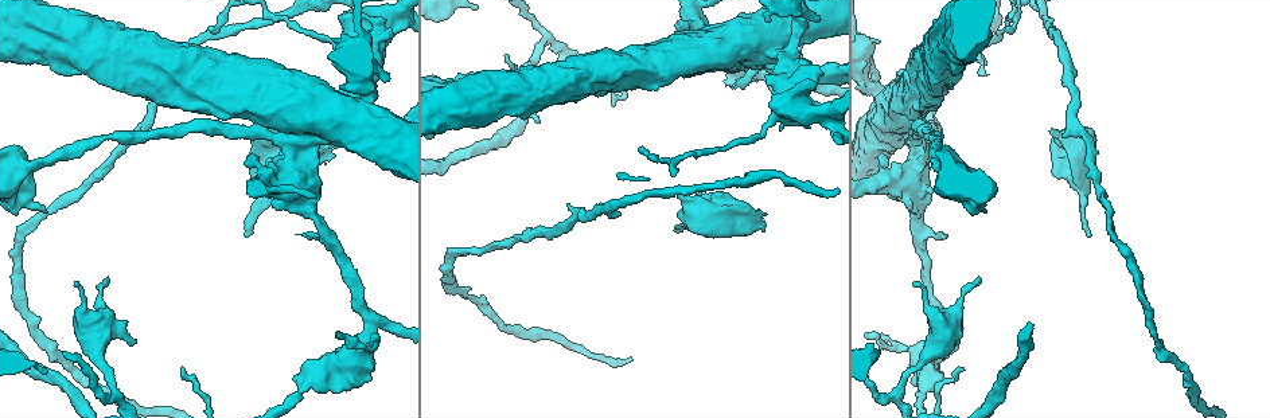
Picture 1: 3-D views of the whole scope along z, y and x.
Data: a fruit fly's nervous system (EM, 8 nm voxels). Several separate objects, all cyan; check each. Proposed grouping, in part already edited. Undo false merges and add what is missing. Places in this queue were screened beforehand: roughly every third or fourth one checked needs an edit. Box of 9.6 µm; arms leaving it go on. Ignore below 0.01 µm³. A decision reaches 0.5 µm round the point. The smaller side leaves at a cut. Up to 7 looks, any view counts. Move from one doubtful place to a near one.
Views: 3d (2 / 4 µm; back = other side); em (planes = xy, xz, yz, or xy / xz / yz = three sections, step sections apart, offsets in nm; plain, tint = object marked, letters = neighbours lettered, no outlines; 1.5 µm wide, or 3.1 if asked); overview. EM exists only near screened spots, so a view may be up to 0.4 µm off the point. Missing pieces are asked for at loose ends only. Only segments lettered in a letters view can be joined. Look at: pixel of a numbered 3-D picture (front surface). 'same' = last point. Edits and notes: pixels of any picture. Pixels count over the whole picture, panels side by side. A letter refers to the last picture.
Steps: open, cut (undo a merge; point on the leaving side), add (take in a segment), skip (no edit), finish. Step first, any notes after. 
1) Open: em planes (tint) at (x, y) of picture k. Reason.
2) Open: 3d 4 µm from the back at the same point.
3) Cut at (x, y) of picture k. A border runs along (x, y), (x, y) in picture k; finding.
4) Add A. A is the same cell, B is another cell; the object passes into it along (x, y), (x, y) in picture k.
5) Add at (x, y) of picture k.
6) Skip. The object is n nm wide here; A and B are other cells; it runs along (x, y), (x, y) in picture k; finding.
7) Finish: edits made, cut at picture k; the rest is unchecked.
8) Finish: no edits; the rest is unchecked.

Open: em xy step 8 (tint) at (261, 199) of picture 1. Thick turns thin.

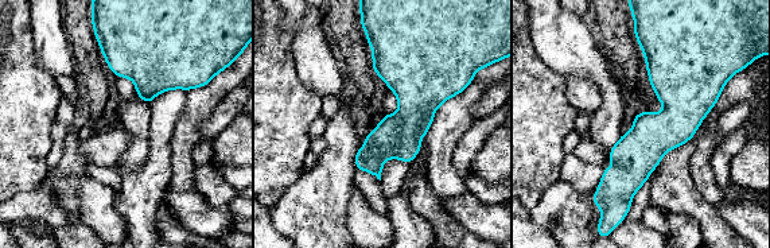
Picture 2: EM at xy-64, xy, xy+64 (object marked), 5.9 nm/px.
Open: em planes (tint) at the same point. Another direction.

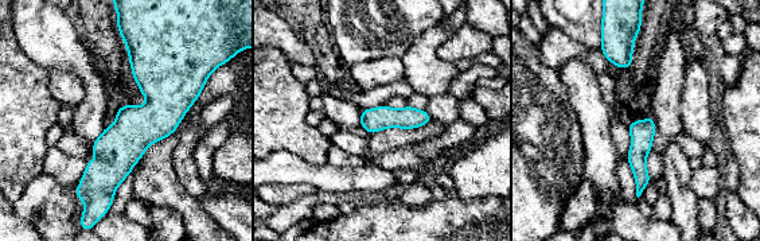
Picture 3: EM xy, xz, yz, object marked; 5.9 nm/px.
Open: em planes (letters) at the same point.

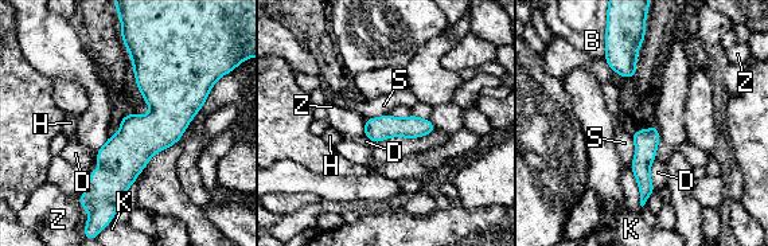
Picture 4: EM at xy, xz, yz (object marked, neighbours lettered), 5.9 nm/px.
Skip. The object is 140 nm wide here; B, D, H, K, S and Z are other cells; a border runs along (632, 136), (634, 160), (631, 164) in picture 4; one neuron here.

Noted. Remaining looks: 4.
Open: em planes (letters) at (332, 158) of picture 1. Free end.

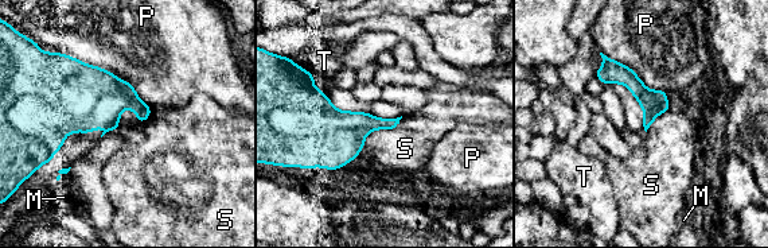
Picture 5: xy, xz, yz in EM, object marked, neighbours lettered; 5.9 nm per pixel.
Skip. M, P, S and T are other cells; a border runs along (402, 116), (363, 146) in picture 5; none of them fits.

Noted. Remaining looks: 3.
Open: em planes (letters) at (1053, 129) of picture 1. An open end.

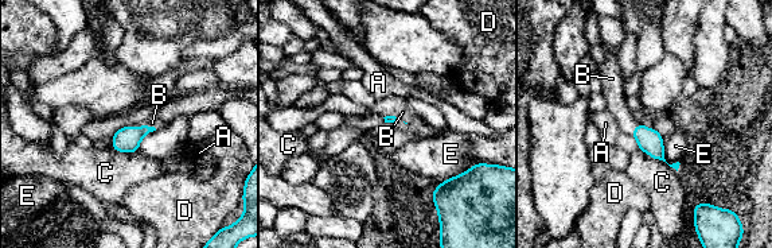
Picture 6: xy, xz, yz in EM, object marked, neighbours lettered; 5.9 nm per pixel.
Add B. The longest contact is with C, 280 nm; B is the same cell, A, C, D and E are other cells; the object passes into it along (650, 140), (636, 128), (616, 101) in picture 6; the neuron continues.

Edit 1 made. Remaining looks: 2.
Finish: edits made, add at picture 6; the rest is unchecked.

